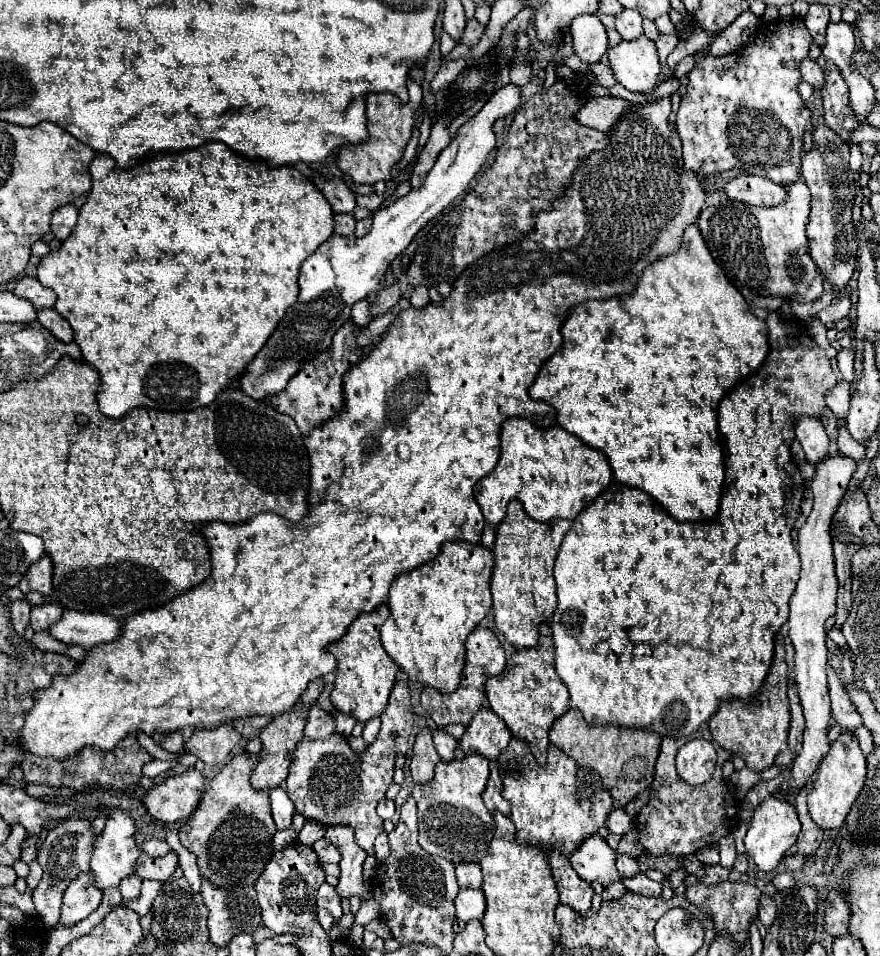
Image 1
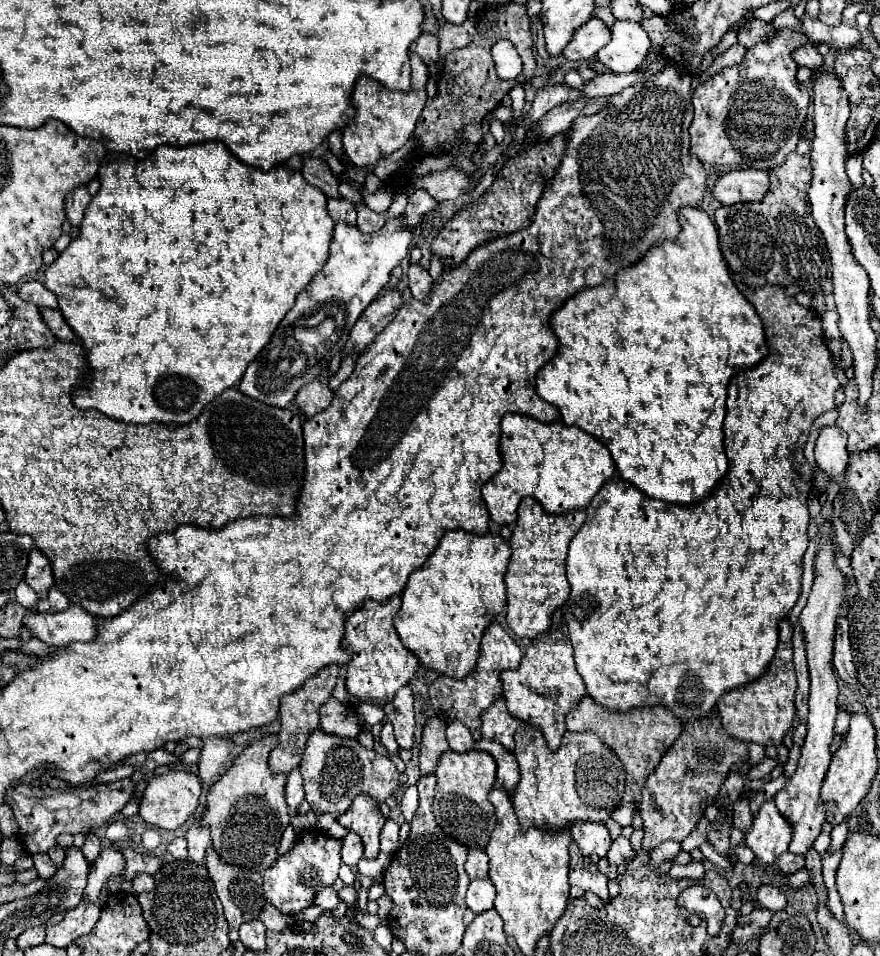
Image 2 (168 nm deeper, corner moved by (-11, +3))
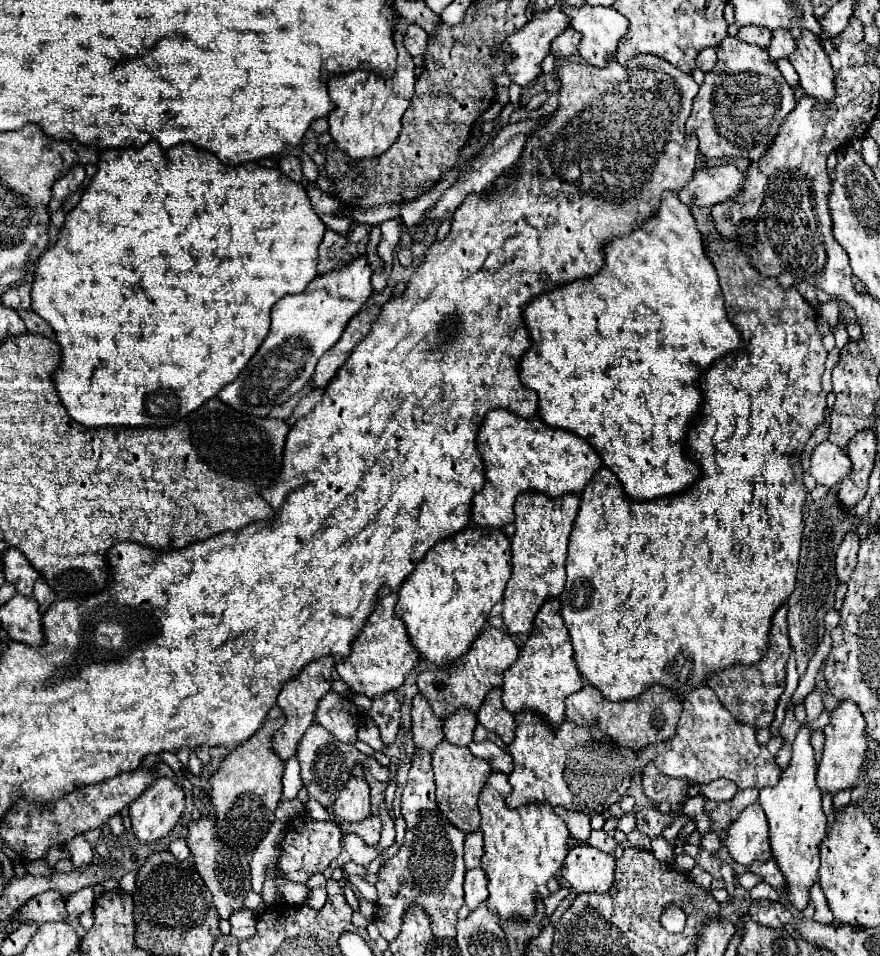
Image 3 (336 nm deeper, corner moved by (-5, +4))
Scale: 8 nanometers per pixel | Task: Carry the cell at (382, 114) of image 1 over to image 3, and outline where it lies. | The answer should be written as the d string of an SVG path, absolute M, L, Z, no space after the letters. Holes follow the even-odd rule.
M400 30L394 32L394 44L398 50L398 68L392 78L382 78L364 70L354 70L346 76L330 78L328 90L332 102L336 104L334 112L330 112L328 116L330 136L336 146L346 152L354 162L380 156L394 144L400 132L400 118L412 102L416 82L414 60L404 48L404 36Z

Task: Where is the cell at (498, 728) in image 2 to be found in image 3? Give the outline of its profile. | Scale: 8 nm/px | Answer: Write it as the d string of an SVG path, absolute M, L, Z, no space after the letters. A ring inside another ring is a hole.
M500 688L490 690L486 694L484 704L482 704L482 708L478 710L476 716L478 716L478 722L484 728L488 728L490 732L498 734L500 740L508 746L512 742L512 738L514 738L516 724L514 724L514 716L504 708L504 704L500 700L500 694L502 694Z

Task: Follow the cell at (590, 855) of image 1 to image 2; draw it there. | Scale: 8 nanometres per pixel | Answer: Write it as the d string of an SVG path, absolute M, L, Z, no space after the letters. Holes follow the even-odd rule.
M576 821L576 825L570 825L572 837L578 843L582 855L588 859L592 853L598 857L606 857L612 839L608 835L608 829L604 823L592 823L592 821Z

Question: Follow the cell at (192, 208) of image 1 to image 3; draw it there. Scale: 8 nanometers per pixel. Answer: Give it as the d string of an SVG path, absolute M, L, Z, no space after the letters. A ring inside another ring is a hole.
M150 140L144 148L108 148L100 154L98 172L90 186L82 194L80 202L68 212L62 232L56 244L40 256L36 264L36 278L32 284L32 310L38 312L56 332L56 340L62 346L62 362L54 372L54 382L62 404L70 416L88 426L152 426L166 428L186 414L194 412L208 398L216 396L226 384L236 380L240 370L256 354L266 340L270 328L270 310L284 294L302 292L318 268L318 244L326 232L324 222L312 210L310 198L302 184L290 180L282 170L264 168L260 164L226 166L212 152L182 142L174 148L162 148L156 140Z

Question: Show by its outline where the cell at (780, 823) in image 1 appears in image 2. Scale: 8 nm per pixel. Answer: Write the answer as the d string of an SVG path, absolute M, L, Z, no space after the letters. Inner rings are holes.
M770 799L754 815L752 827L746 831L744 843L754 851L754 855L762 863L774 863L774 859L788 851L790 839L792 827L788 821L784 821L774 801Z

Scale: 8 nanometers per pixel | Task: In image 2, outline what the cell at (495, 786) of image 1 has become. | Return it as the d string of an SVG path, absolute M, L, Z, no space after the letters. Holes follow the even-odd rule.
M480 739L474 743L474 749L478 751L486 751L494 757L496 765L498 765L498 777L496 777L496 783L494 787L504 787L508 789L510 793L514 791L514 787L518 785L520 781L520 771L518 771L518 761L516 757L512 755L512 751L504 749L500 743L491 741L488 739Z

